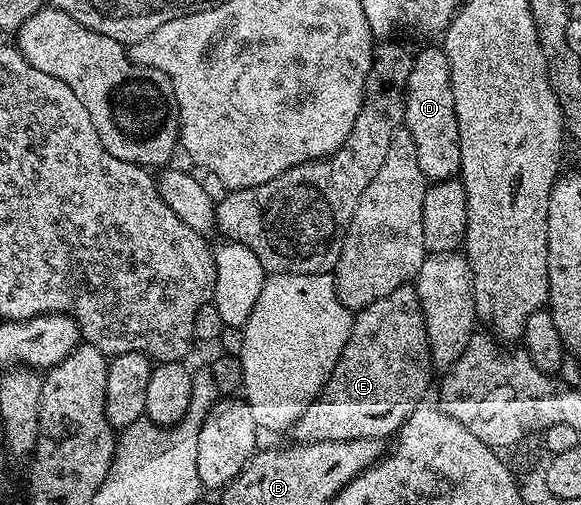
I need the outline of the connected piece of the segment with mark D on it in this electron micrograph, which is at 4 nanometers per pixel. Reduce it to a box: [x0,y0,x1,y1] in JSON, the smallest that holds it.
[404,48,459,181]

